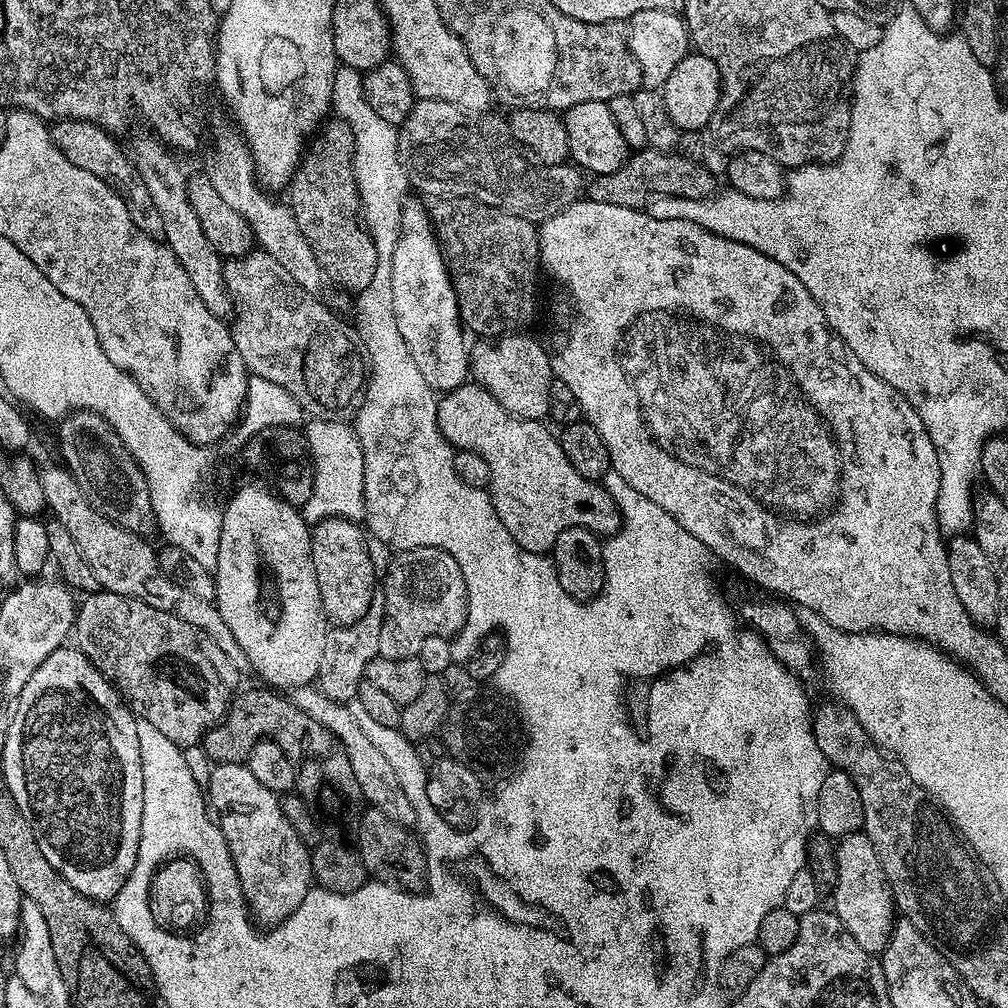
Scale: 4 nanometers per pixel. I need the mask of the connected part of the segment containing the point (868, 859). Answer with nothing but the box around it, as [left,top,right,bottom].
[831,831,898,954]

